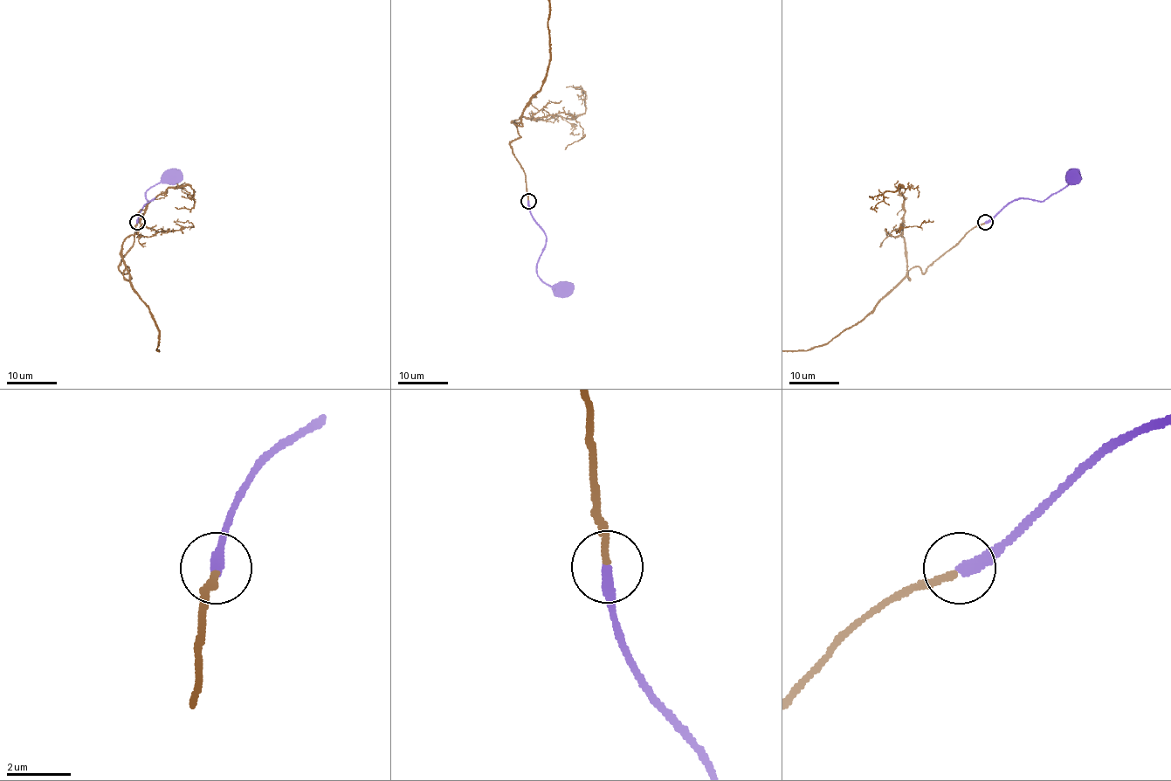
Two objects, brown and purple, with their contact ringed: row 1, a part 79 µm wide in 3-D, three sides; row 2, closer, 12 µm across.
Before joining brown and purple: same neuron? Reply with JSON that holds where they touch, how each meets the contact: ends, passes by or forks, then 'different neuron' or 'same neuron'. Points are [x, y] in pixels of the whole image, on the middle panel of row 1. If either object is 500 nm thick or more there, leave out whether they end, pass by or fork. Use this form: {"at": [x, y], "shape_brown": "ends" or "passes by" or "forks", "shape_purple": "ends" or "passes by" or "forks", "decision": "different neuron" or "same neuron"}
{"at": [528, 201], "shape_brown": "ends", "shape_purple": "ends", "decision": "same neuron"}

